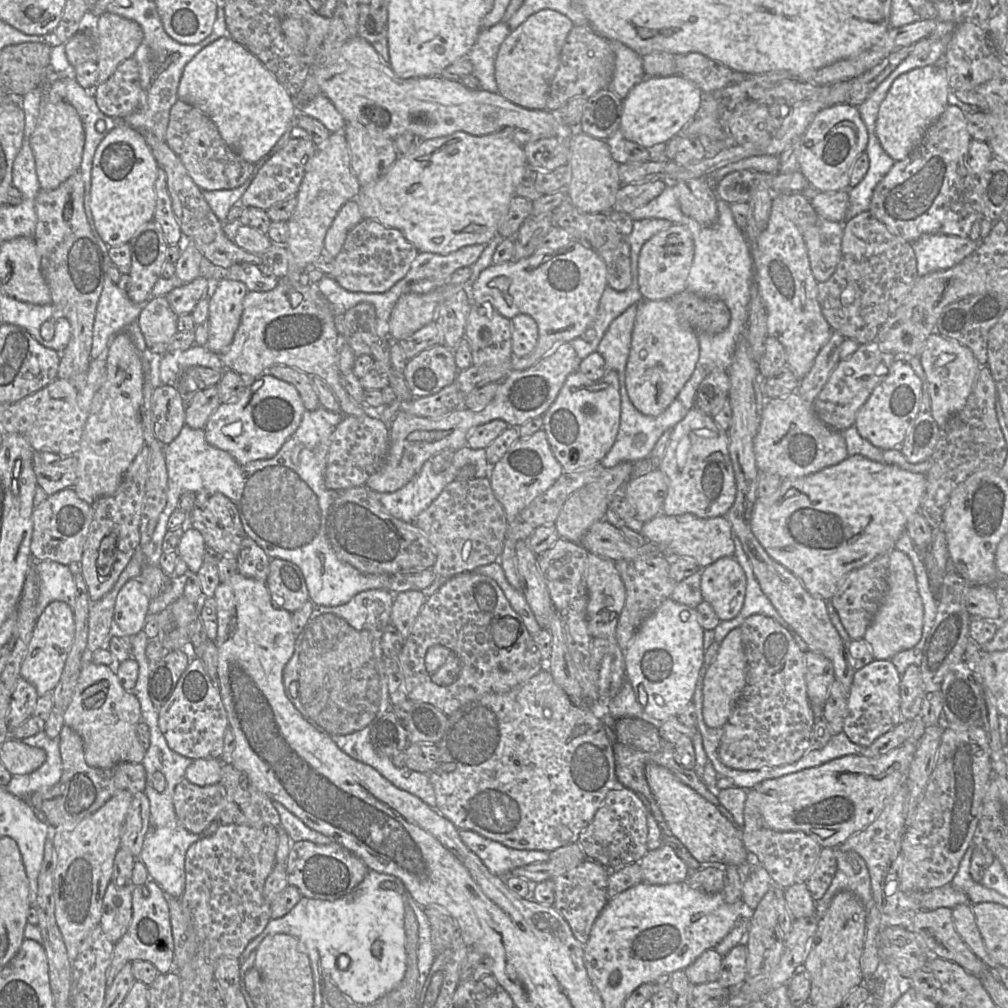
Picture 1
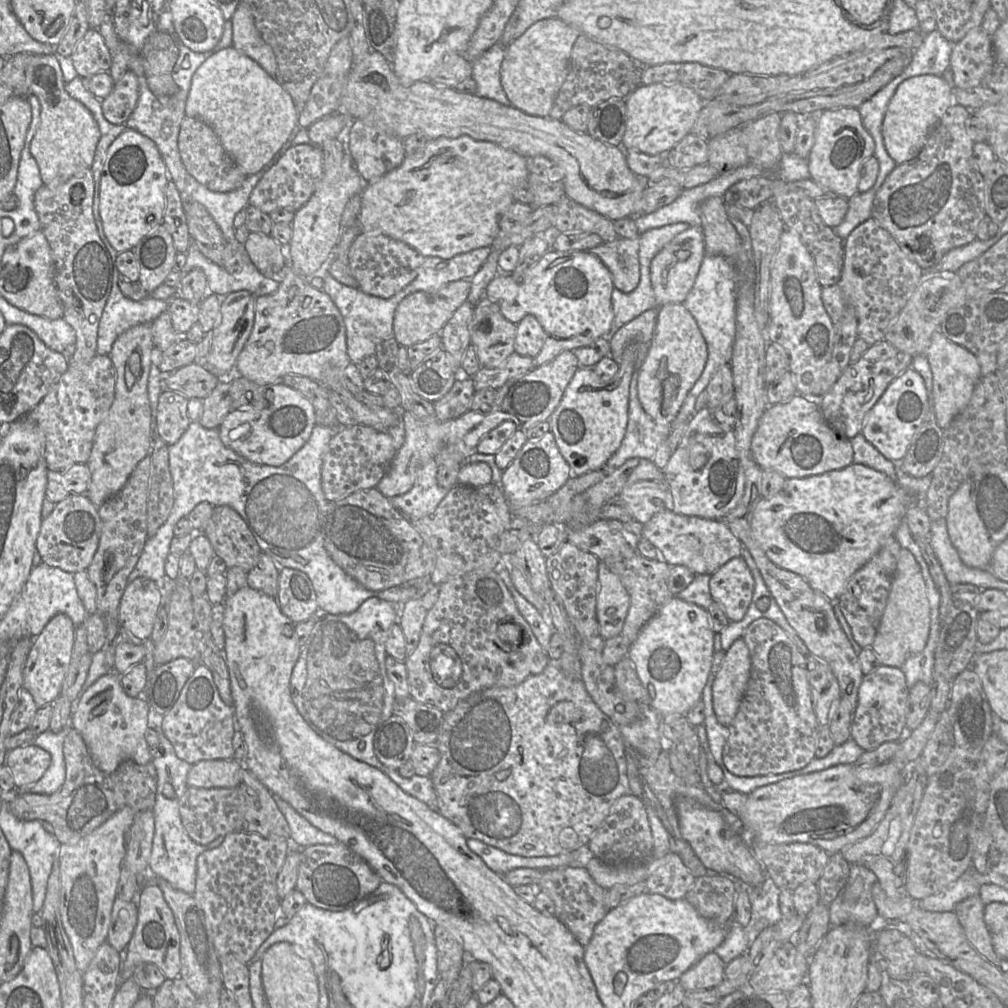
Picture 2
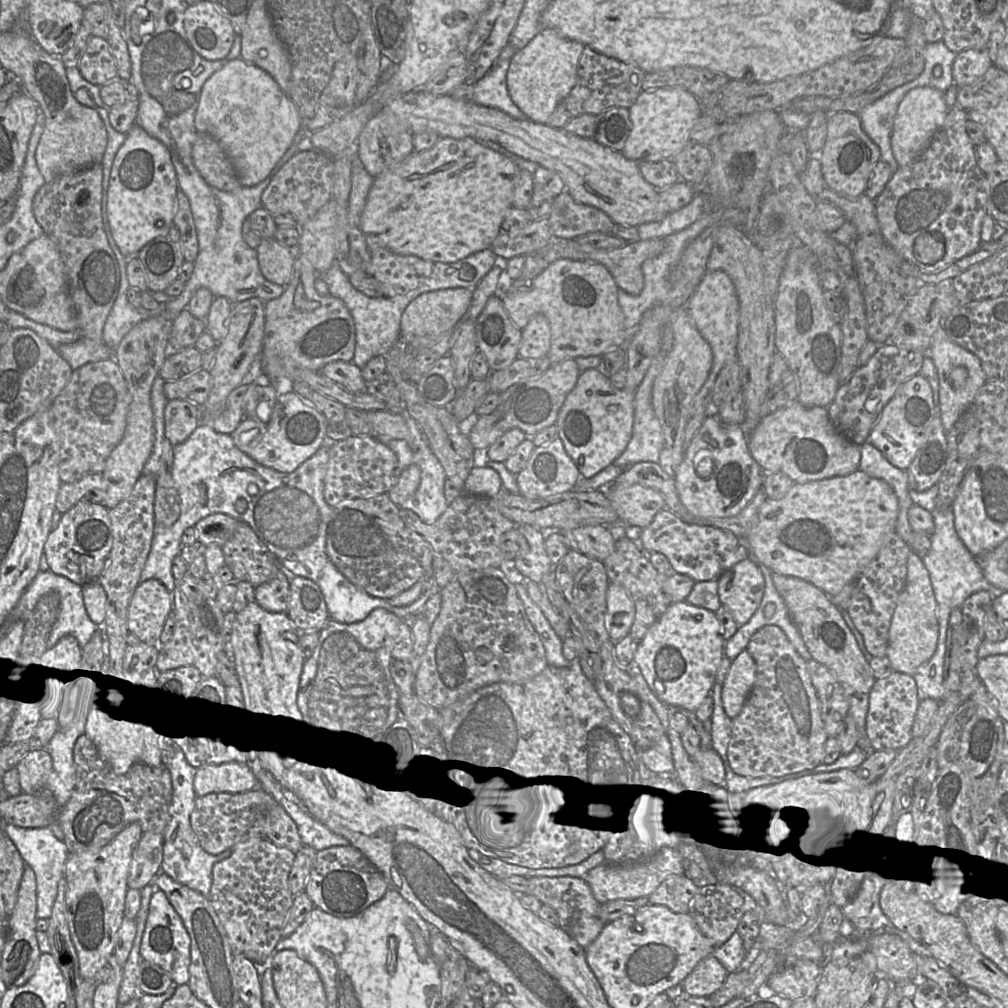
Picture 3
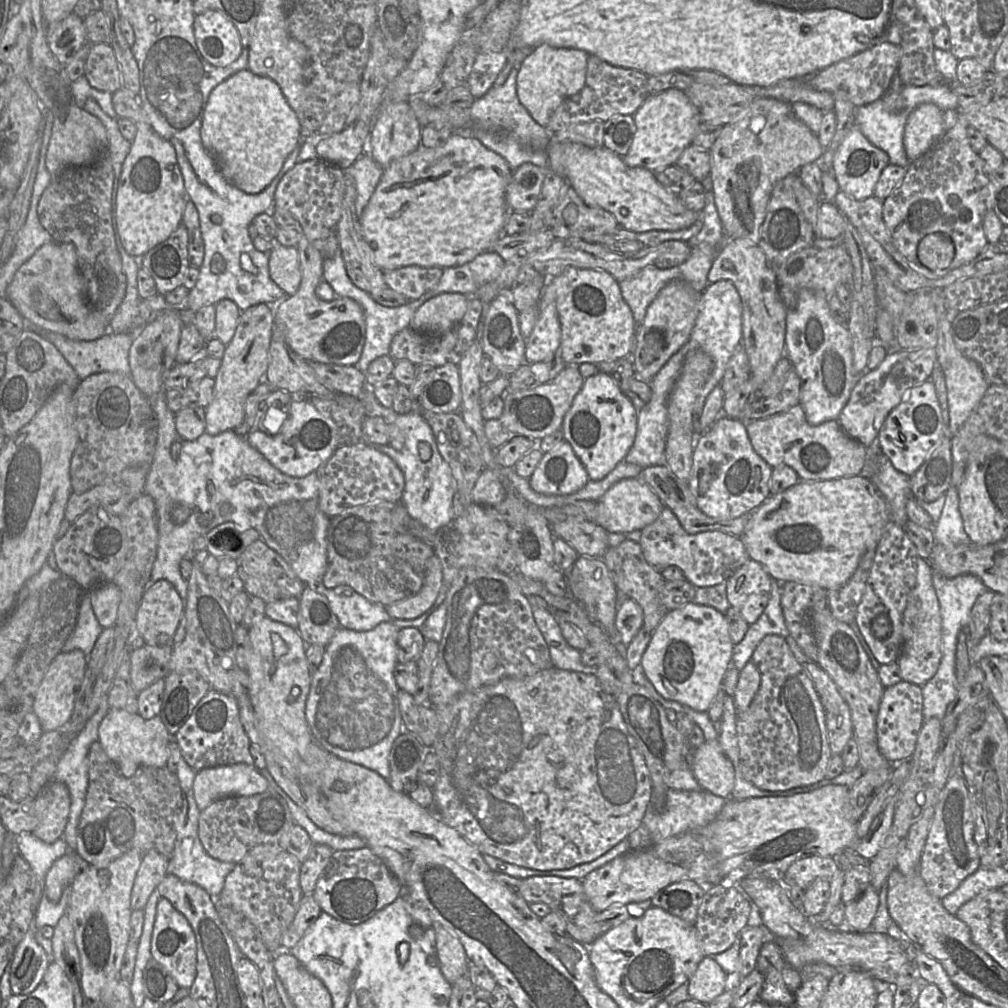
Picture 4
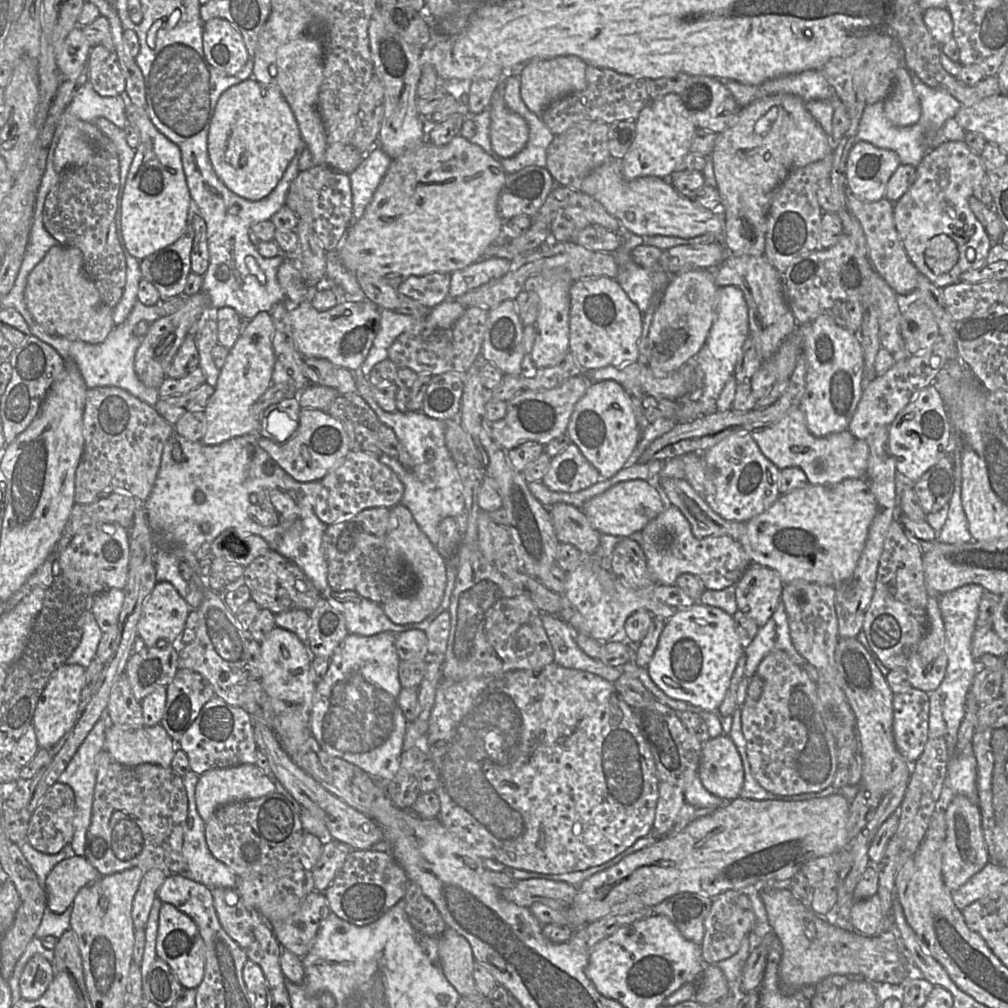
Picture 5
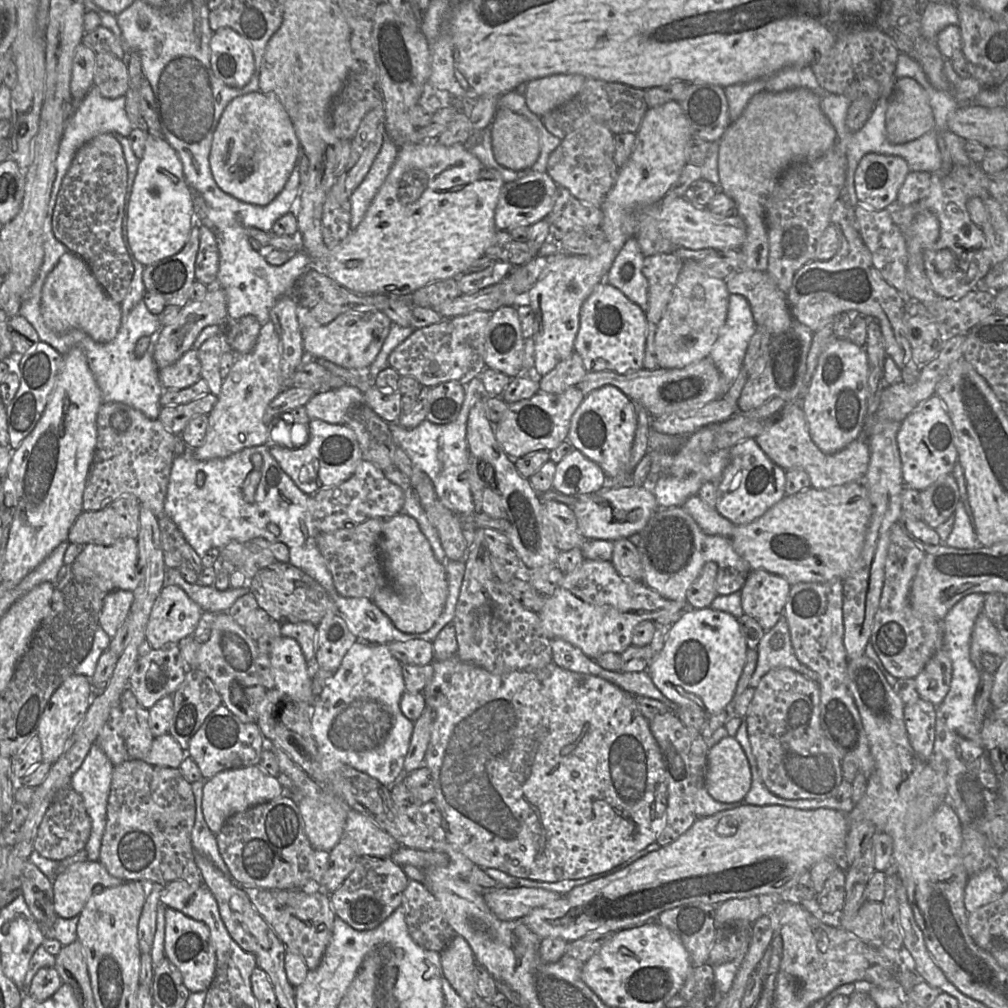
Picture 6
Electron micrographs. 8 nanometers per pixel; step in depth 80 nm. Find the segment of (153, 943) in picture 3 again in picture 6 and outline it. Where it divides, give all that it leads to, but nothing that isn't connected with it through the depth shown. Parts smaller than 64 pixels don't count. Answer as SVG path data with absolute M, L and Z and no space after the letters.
M166 907L164 916L165 957L179 969L183 982L190 992L206 992L213 982L216 970L216 954L208 926L170 907Z

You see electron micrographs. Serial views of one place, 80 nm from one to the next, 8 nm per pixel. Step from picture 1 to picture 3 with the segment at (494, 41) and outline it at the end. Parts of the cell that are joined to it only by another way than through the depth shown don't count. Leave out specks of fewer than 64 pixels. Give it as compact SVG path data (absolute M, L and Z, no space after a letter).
M497 60L484 77L475 83L473 102L497 108L515 119L527 118L511 99L507 88L510 60Z

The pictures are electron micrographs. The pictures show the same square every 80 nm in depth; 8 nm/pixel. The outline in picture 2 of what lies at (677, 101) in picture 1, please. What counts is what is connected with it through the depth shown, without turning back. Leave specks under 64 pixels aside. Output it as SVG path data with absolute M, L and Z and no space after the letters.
M681 83L639 85L625 99L626 130L624 149L636 150L650 156L666 154L691 133L703 108L704 101L691 88Z

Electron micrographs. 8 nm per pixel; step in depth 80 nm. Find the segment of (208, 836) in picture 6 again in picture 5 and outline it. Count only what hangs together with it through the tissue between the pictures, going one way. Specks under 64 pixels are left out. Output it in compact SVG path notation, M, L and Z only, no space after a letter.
M192 770L182 777L188 797L188 815L184 824L182 853L187 867L184 875L208 888L235 888L238 876L210 852L205 838L205 822L197 810L195 791L199 776Z

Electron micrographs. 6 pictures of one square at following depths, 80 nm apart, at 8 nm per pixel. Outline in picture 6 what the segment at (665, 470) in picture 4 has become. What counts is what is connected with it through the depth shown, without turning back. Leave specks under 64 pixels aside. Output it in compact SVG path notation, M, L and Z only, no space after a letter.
M698 495L689 497L682 508L695 520L705 534L729 538L733 536L736 525L721 516Z

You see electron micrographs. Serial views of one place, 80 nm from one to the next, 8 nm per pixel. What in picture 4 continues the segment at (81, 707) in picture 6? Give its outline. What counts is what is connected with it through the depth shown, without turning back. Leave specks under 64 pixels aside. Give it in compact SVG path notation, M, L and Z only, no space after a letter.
M78 649L61 651L49 665L47 672L37 690L33 711L43 732L62 730L69 722L75 705L77 692L82 684L87 669L87 656Z

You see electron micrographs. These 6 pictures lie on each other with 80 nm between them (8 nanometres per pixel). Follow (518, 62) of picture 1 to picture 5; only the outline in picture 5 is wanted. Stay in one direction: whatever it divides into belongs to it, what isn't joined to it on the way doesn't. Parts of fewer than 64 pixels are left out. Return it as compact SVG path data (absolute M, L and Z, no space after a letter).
M574 55L528 61L520 73L520 93L523 102L534 114L542 116L555 101L586 88L587 66L583 59Z

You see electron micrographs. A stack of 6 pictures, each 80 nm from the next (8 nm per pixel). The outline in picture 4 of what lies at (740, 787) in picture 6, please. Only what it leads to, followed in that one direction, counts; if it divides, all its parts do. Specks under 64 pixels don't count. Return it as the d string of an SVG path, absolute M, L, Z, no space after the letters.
M717 739L705 741L692 750L692 771L704 790L729 799L735 784L735 770Z

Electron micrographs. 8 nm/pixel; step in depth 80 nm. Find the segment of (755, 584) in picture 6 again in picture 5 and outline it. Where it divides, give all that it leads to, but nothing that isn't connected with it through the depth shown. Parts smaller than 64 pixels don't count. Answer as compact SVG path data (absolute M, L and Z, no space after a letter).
M751 563L735 584L738 610L764 626L780 604L784 582L775 571Z

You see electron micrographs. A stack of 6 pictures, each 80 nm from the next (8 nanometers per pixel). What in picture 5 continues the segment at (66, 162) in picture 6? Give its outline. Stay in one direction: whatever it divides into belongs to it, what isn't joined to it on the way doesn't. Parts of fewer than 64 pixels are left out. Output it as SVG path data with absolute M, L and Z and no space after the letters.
M88 81L79 86L65 111L79 120L95 125L96 120L101 117L122 130L130 124L126 118L123 96L101 96Z

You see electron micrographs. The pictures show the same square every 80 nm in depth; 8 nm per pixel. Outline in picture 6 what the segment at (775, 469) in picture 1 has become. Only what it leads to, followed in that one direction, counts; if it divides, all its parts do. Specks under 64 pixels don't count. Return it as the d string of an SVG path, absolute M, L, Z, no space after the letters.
M800 403L785 406L771 421L771 426L755 438L761 450L785 471L802 468L810 477L811 486L828 489L850 482L863 481L866 476L870 450L861 438L849 443L834 454L823 453L811 440L805 413Z

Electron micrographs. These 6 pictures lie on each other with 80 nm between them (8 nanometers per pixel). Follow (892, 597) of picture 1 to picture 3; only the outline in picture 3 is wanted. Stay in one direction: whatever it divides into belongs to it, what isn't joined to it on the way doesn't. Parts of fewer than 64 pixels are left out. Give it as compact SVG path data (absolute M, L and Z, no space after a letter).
M911 551L907 561L906 584L898 597L889 628L886 657L894 672L913 676L917 669L934 654L938 640L936 600L931 586L929 573L923 560Z

